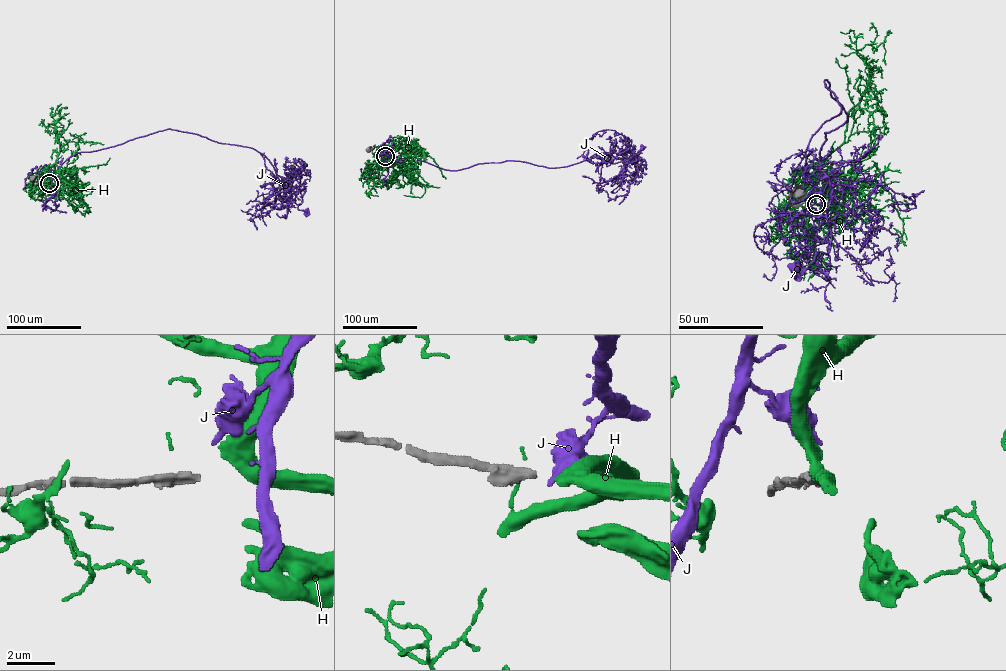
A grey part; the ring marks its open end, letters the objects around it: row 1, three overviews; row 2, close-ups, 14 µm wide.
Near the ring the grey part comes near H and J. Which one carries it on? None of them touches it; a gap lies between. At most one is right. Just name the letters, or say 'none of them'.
H

